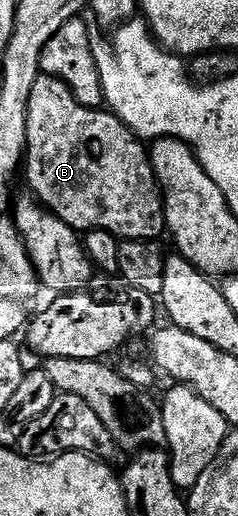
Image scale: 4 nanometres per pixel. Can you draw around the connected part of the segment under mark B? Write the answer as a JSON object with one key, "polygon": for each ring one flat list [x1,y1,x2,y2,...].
{"polygon":[[40,75,29,91,25,171,34,200,70,229,109,231,129,241,155,241,164,236,167,220,163,214,163,194,151,166,149,149,120,117,102,108,87,109,56,77]]}

